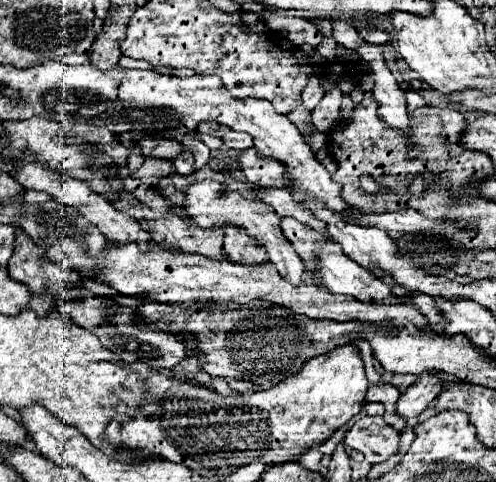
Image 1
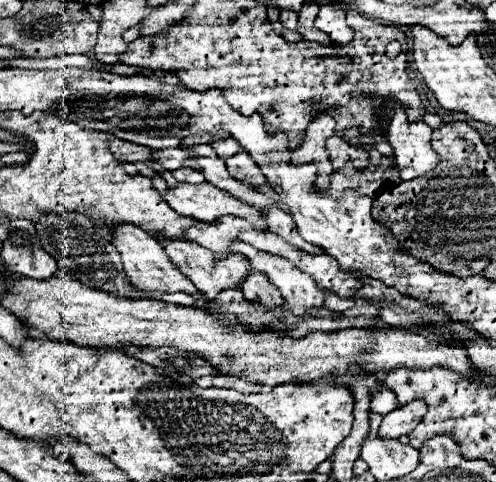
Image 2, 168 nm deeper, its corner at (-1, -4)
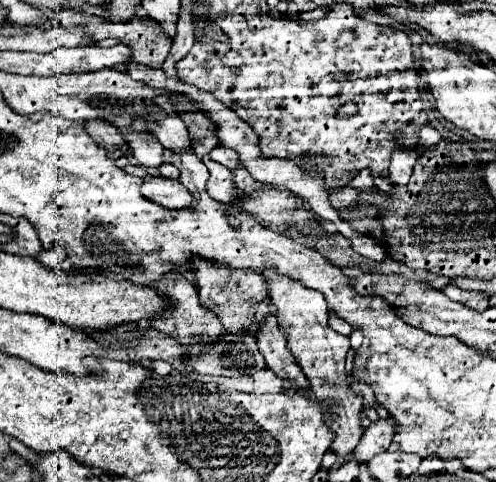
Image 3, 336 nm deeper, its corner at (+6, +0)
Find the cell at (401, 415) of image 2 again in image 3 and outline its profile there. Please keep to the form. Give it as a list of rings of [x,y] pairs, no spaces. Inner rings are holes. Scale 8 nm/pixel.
[[[379,419],[377,423],[369,425],[369,429],[363,433],[357,449],[353,451],[353,457],[357,459],[357,463],[369,463],[369,459],[387,451],[387,447],[391,445],[391,439],[395,435],[393,425],[395,425],[393,419],[389,419],[389,421]]]

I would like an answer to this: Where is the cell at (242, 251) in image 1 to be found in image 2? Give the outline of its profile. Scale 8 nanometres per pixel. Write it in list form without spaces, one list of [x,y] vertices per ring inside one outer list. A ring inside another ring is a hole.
[[[250,269],[248,271],[248,279],[244,279],[244,283],[240,285],[244,297],[252,303],[260,303],[268,309],[280,311],[282,309],[282,295],[278,291],[278,287],[272,287],[272,283],[268,283],[268,275],[264,275],[262,271]]]

